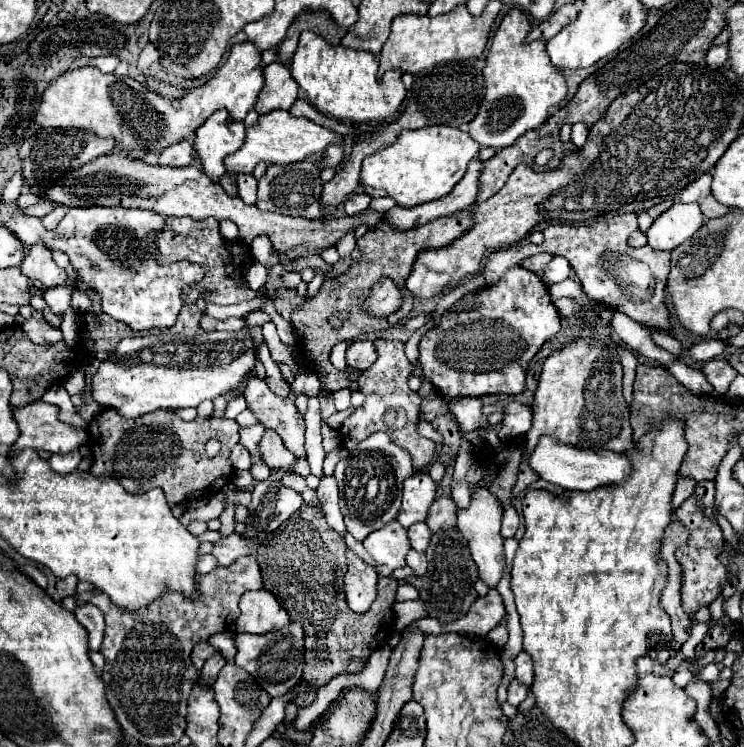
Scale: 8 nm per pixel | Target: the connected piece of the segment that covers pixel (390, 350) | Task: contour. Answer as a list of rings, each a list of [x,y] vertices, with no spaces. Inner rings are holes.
[[[374,340],[374,348],[378,352],[378,360],[362,372],[358,378],[358,390],[366,396],[364,404],[344,420],[342,428],[338,430],[342,446],[348,450],[354,450],[356,444],[360,444],[364,438],[368,438],[374,432],[386,432],[394,444],[402,446],[410,452],[414,470],[422,470],[428,466],[434,458],[434,444],[420,436],[416,430],[418,416],[420,416],[420,396],[418,392],[412,392],[408,388],[408,378],[412,374],[412,364],[404,354],[402,342],[388,342],[388,340]]]

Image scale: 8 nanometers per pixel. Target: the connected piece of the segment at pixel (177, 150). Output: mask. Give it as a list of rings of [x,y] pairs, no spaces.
[[[184,138],[184,142],[178,142],[176,146],[168,146],[160,154],[160,166],[188,166],[192,164],[192,138]]]

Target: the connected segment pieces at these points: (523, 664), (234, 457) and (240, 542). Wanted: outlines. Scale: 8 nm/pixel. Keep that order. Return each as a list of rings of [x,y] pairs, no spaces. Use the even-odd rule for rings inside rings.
[[[520,652],[516,656],[516,680],[526,684],[526,686],[532,686],[534,682],[534,670],[532,670],[532,658],[528,652]]]
[[[236,444],[230,452],[230,462],[236,470],[248,470],[250,468],[250,454],[242,444]]]
[[[236,532],[226,538],[220,538],[212,548],[212,556],[218,560],[220,566],[230,566],[236,558],[248,556],[254,552],[256,552],[256,542],[244,538]]]

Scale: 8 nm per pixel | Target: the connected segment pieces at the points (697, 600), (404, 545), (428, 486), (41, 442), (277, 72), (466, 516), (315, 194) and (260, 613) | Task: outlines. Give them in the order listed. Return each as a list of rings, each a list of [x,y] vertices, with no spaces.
[[[694,494],[686,498],[680,508],[676,508],[676,518],[680,520],[680,524],[684,524],[684,528],[690,534],[688,542],[676,550],[676,560],[682,566],[682,588],[680,588],[682,608],[684,612],[692,614],[698,612],[698,608],[714,602],[714,598],[726,586],[726,568],[718,560],[724,546],[724,538],[720,526],[712,518],[704,516],[704,506],[700,498],[696,498]]]
[[[396,520],[368,534],[362,544],[370,552],[370,556],[376,560],[378,574],[392,576],[396,568],[406,566],[406,552],[410,550],[410,540],[406,530]]]
[[[414,472],[406,478],[402,494],[402,506],[396,520],[404,528],[416,522],[424,522],[428,516],[428,508],[436,496],[436,484],[432,482],[432,478],[426,472]]]
[[[36,400],[14,410],[14,420],[20,436],[14,442],[16,450],[34,448],[52,454],[66,454],[84,444],[84,430],[72,428],[58,420],[58,406]]]
[[[268,64],[264,68],[264,88],[258,94],[254,110],[258,114],[266,114],[270,110],[290,110],[290,106],[298,98],[298,84],[290,76],[290,70],[284,64]]]
[[[478,488],[474,492],[474,498],[468,510],[458,510],[458,528],[468,540],[472,560],[478,566],[478,574],[482,582],[500,582],[504,566],[506,566],[504,540],[500,536],[500,520],[502,520],[502,510],[498,506],[498,500],[486,488]]]
[[[292,162],[288,166],[268,164],[266,174],[258,180],[258,208],[268,212],[282,212],[282,214],[302,214],[306,206],[320,200],[322,180],[318,166],[310,162]]]
[[[268,590],[246,592],[240,598],[240,616],[236,618],[236,632],[264,634],[274,628],[282,628],[290,622],[288,612],[278,604]]]

